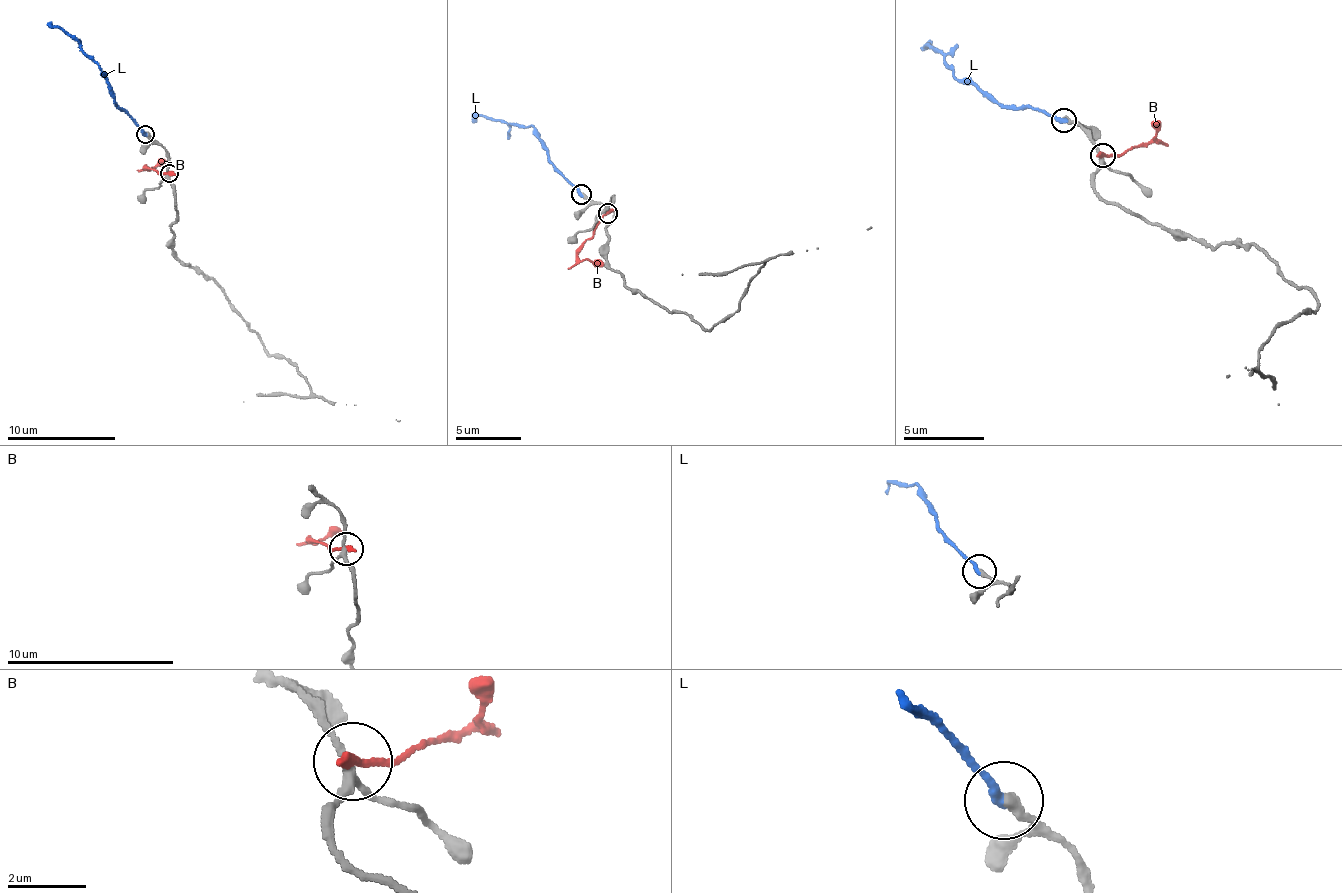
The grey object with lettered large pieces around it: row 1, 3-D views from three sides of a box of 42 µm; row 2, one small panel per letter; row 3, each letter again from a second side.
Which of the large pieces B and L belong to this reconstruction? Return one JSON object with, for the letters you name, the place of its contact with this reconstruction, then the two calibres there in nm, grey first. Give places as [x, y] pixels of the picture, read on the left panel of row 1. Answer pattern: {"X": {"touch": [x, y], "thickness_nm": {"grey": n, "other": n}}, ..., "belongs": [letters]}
{"L": {"touch": [145, 134], "thickness_nm": {"grey": 280, "other": 280}}, "belongs": ["L"]}

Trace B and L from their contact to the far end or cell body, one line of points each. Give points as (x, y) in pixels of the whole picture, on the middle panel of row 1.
B: (608, 214), (599, 223), (580, 258), (603, 261)
L: (580, 195), (561, 173), (536, 130), (508, 125), (482, 115), (473, 123)

